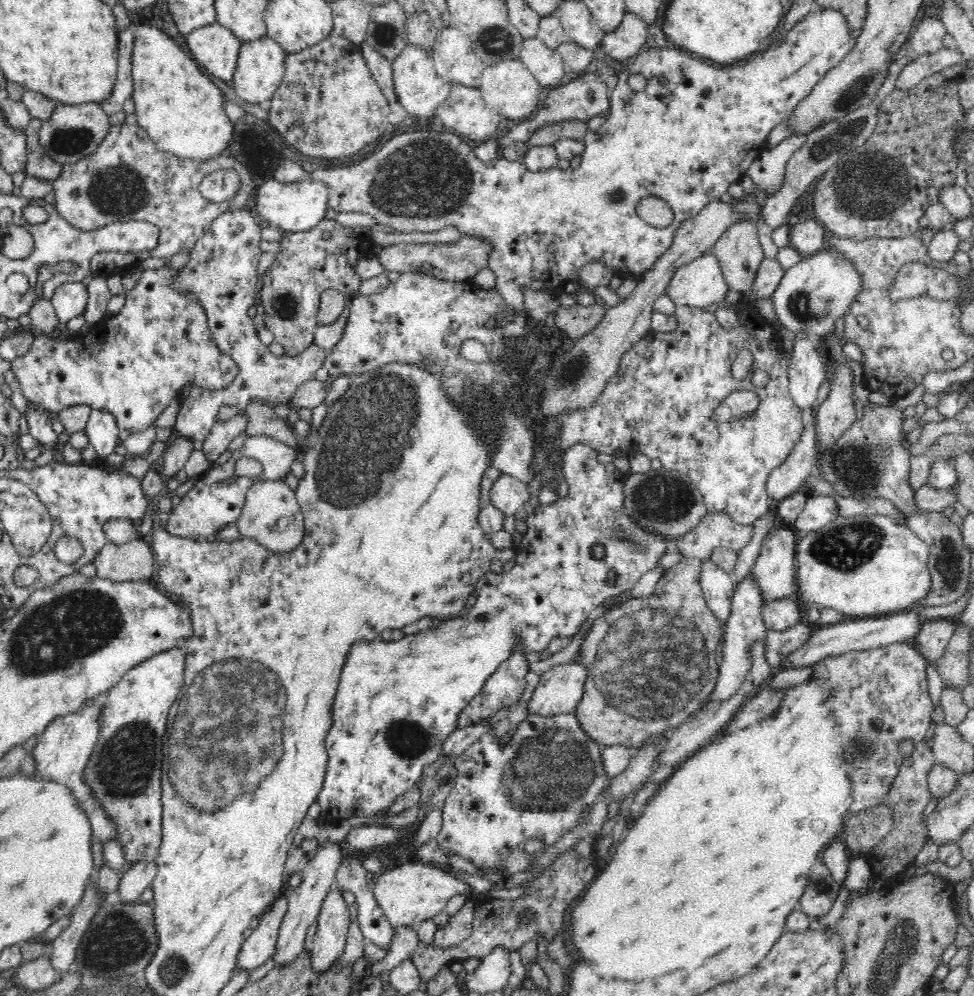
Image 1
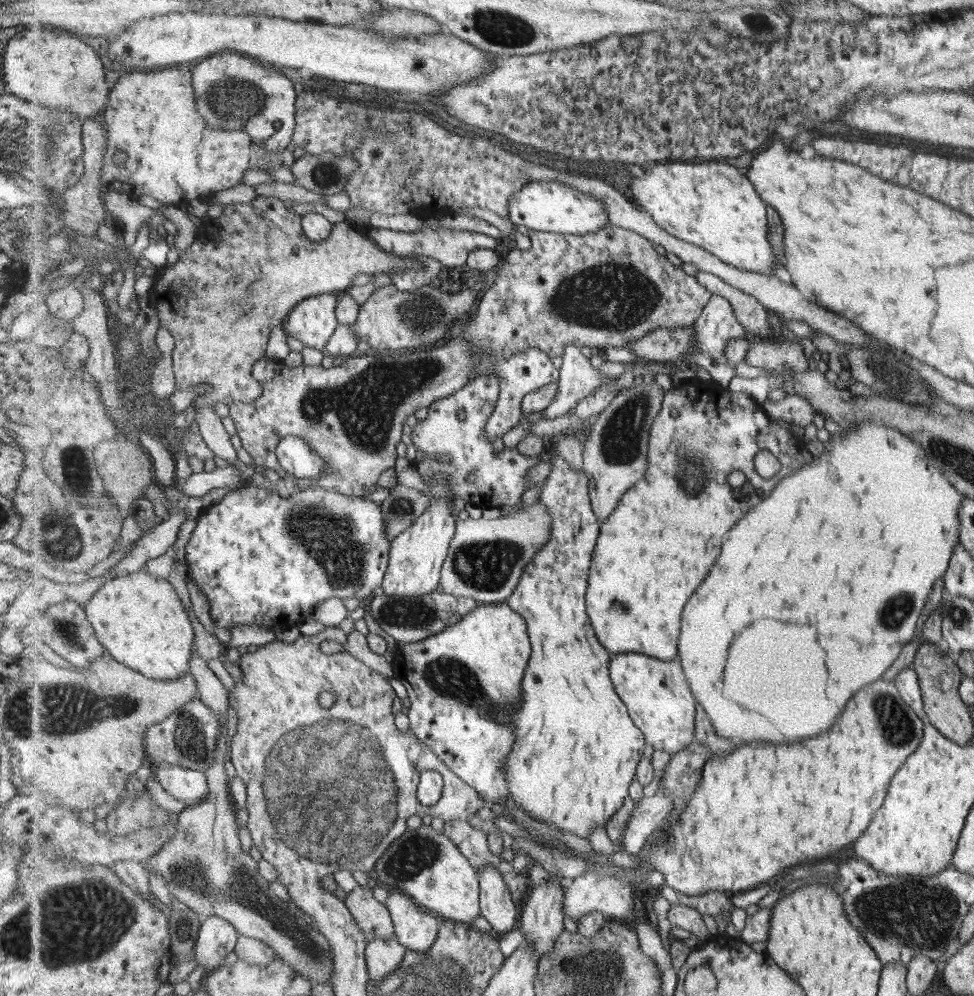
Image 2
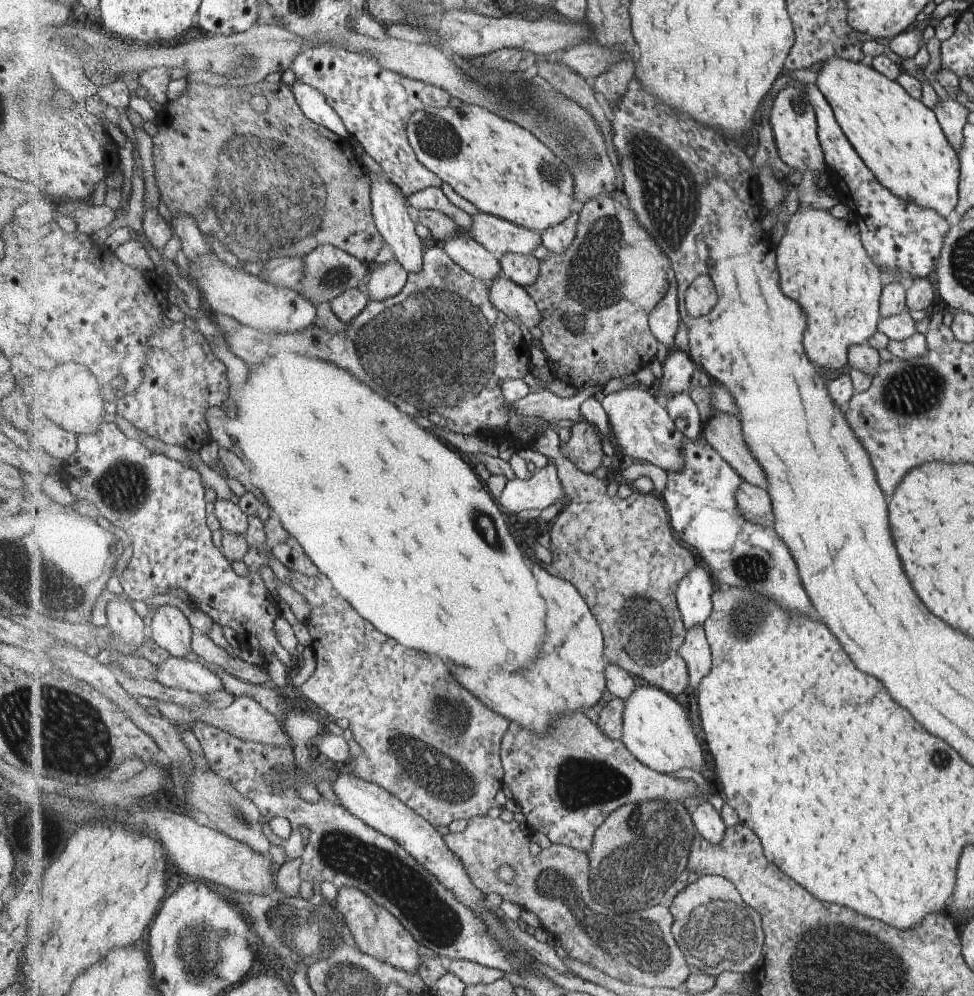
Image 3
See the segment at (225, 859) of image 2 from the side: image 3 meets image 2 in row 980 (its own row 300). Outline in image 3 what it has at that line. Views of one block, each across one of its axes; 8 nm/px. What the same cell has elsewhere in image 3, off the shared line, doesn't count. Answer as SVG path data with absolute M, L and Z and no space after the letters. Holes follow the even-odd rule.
M321 245L305 256L306 271L299 292L313 304L331 302L351 289L357 289L371 278L372 267L355 255L335 245Z

